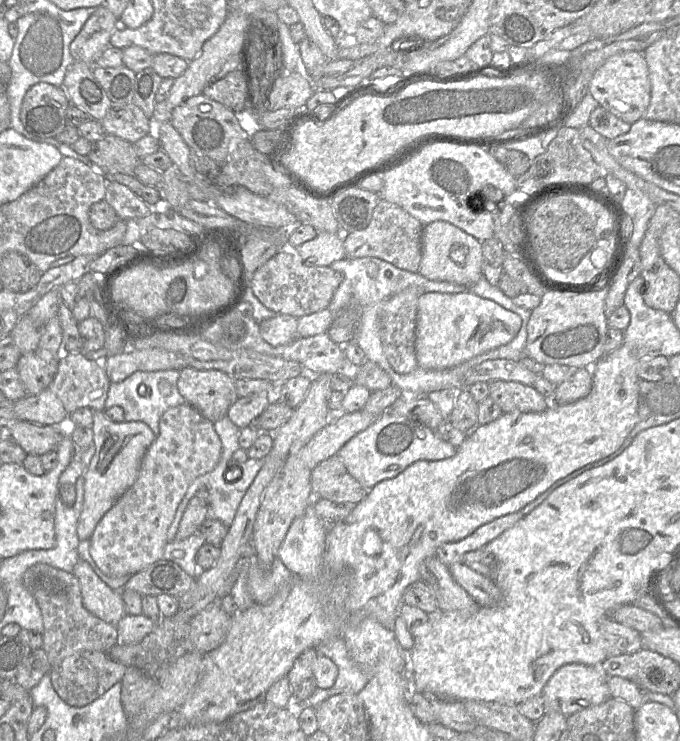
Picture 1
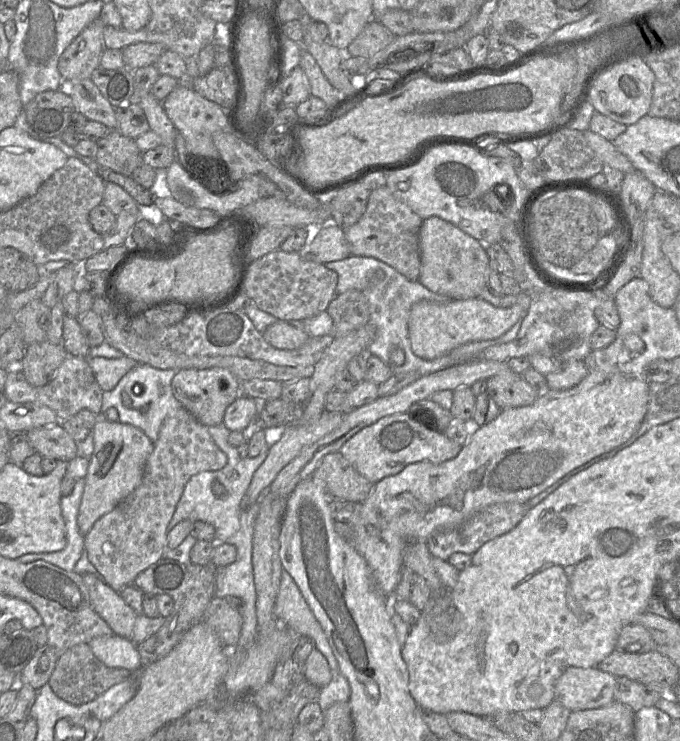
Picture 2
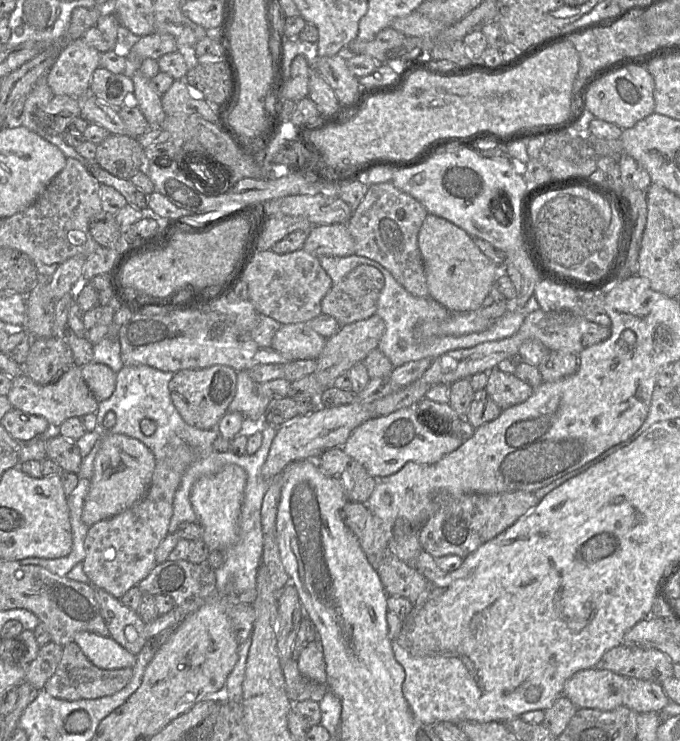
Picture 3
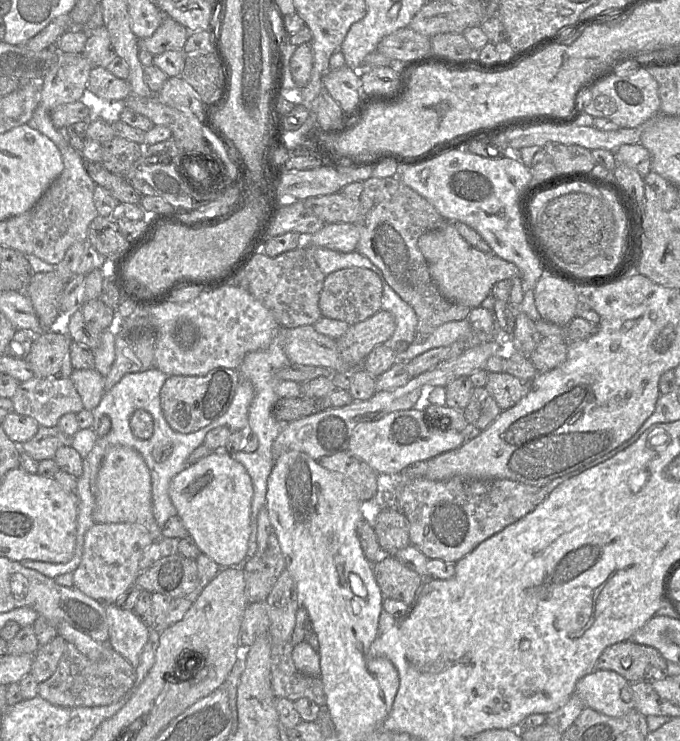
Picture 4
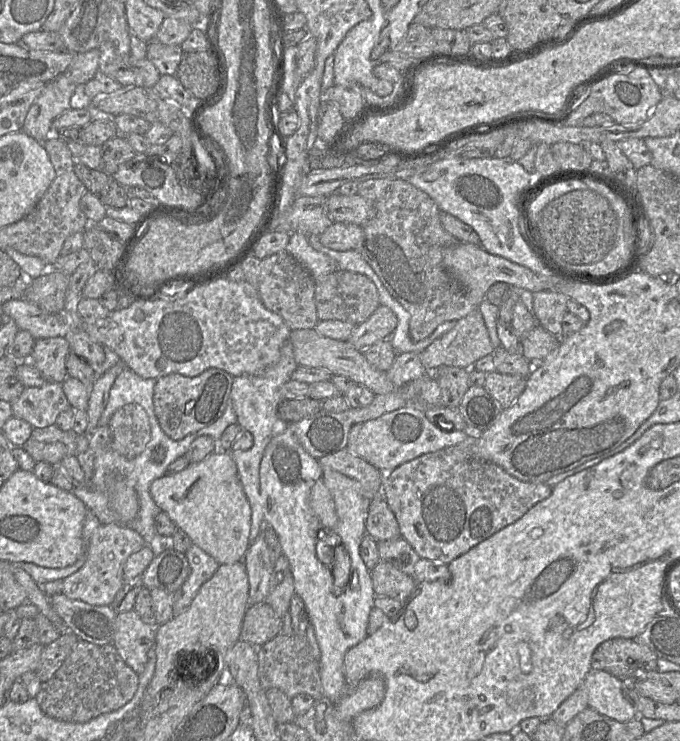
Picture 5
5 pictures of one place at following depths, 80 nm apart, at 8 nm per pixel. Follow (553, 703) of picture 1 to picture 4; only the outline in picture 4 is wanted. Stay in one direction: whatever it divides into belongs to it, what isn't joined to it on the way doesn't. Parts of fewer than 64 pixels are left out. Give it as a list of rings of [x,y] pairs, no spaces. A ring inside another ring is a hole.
[[[595,670],[579,680],[575,694],[591,708],[610,717],[622,717],[634,709],[631,684],[612,670]]]

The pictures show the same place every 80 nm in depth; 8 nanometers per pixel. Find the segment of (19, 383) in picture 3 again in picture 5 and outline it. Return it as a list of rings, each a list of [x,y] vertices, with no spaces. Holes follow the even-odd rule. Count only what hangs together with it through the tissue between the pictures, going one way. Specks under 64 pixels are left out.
[[[47,382],[40,387],[25,387],[22,394],[11,403],[13,416],[30,423],[33,428],[43,428],[55,424],[58,415],[70,408],[62,383]]]

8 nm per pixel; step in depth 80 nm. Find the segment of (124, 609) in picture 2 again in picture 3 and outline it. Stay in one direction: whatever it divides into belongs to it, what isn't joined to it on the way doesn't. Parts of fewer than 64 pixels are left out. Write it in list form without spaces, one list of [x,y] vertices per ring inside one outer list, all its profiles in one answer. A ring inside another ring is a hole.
[[[100,588],[94,589],[94,596],[110,637],[131,654],[138,655],[148,639],[146,625],[136,611],[127,608],[119,599]]]

